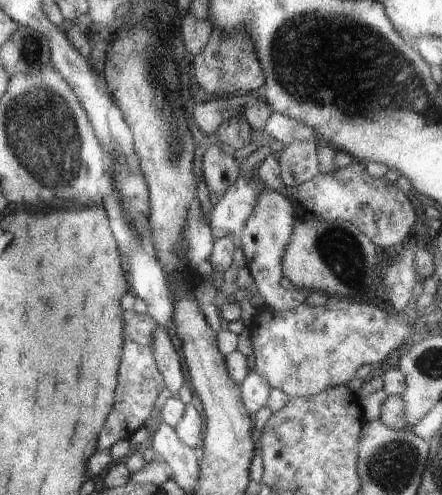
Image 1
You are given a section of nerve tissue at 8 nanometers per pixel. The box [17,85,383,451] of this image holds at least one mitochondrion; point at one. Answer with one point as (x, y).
(341, 251)

